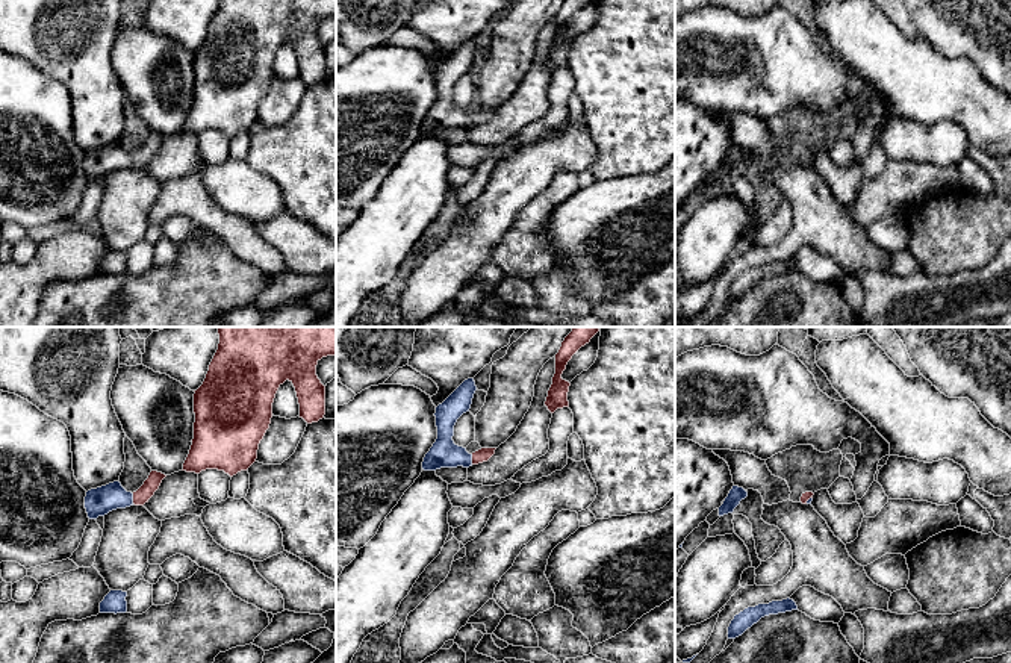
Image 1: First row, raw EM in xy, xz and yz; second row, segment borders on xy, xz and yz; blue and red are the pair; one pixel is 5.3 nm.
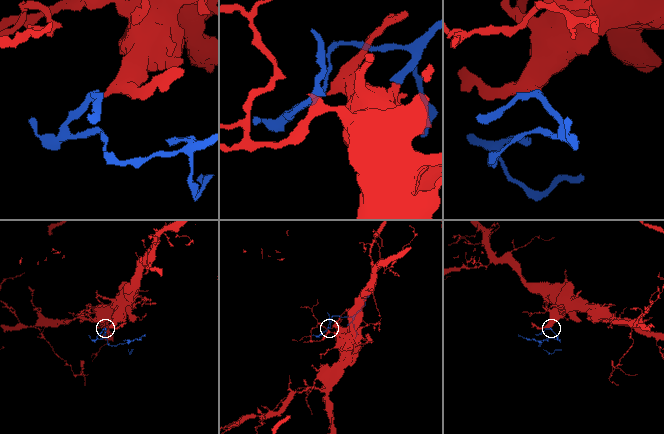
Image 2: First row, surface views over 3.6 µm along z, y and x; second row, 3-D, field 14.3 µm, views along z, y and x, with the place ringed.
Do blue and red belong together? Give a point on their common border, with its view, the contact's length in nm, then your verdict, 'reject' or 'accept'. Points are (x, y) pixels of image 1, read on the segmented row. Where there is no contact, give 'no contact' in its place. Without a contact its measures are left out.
xy (132, 498) | 60 nm | accept

